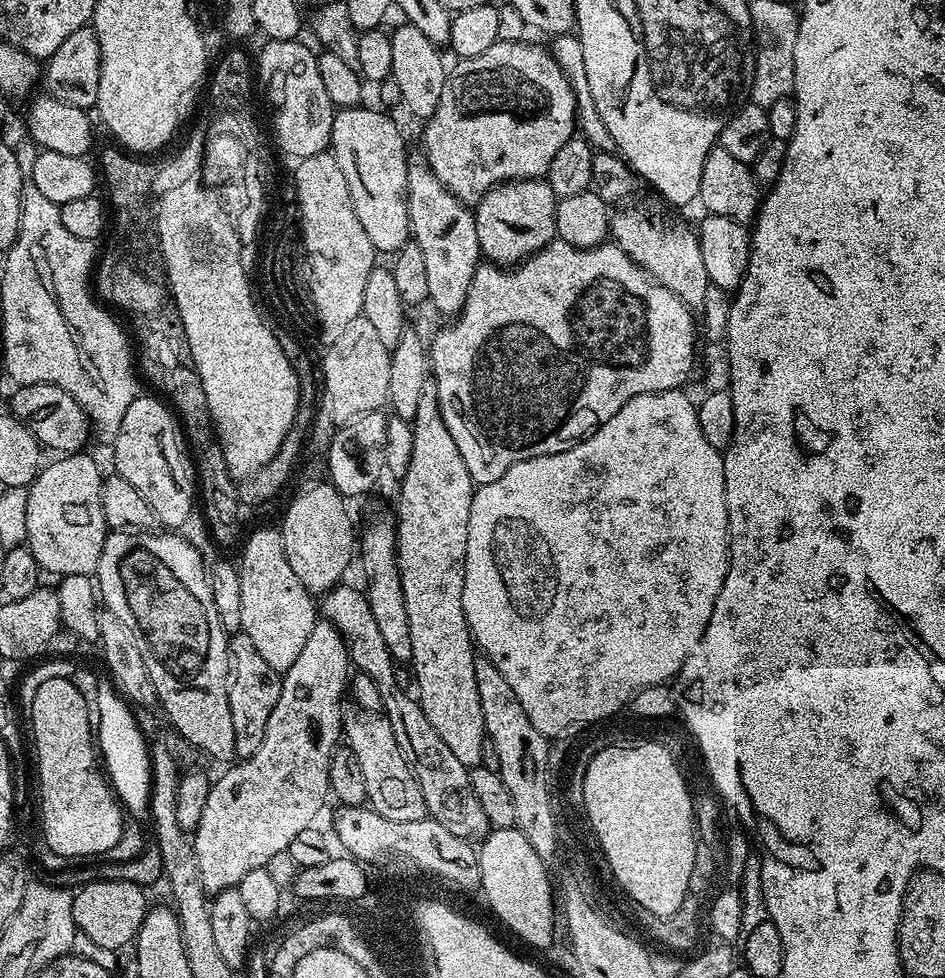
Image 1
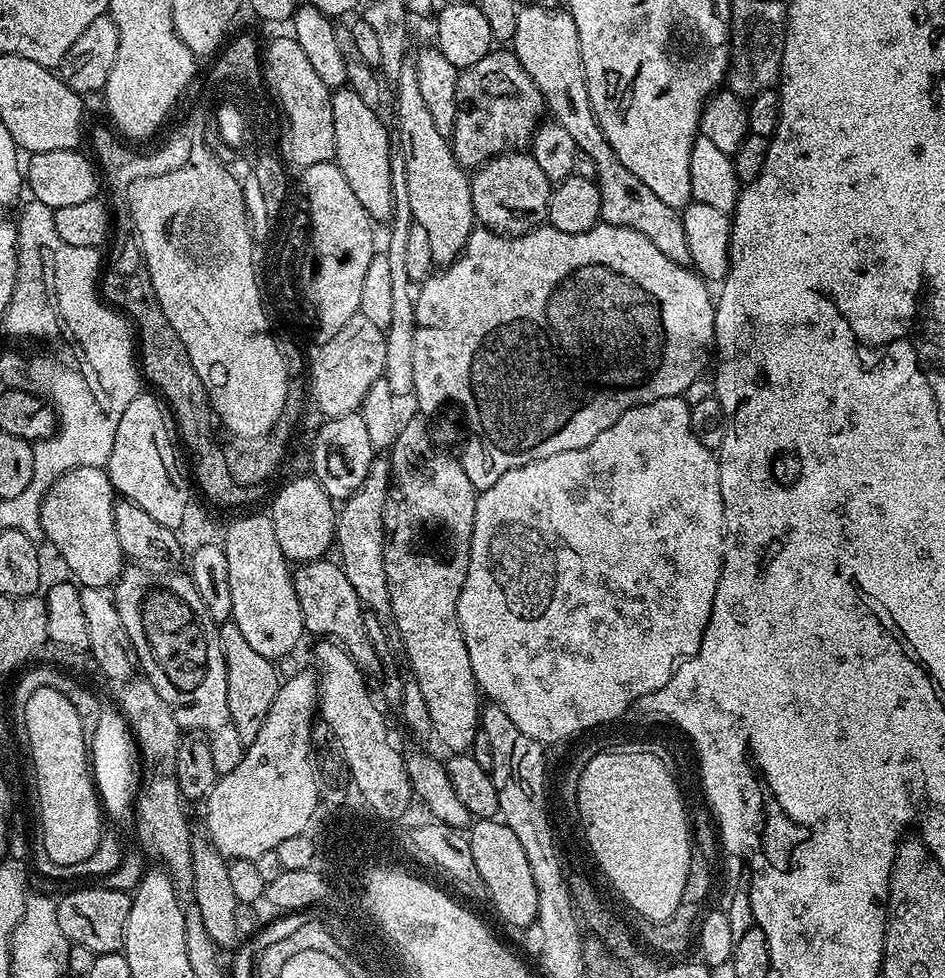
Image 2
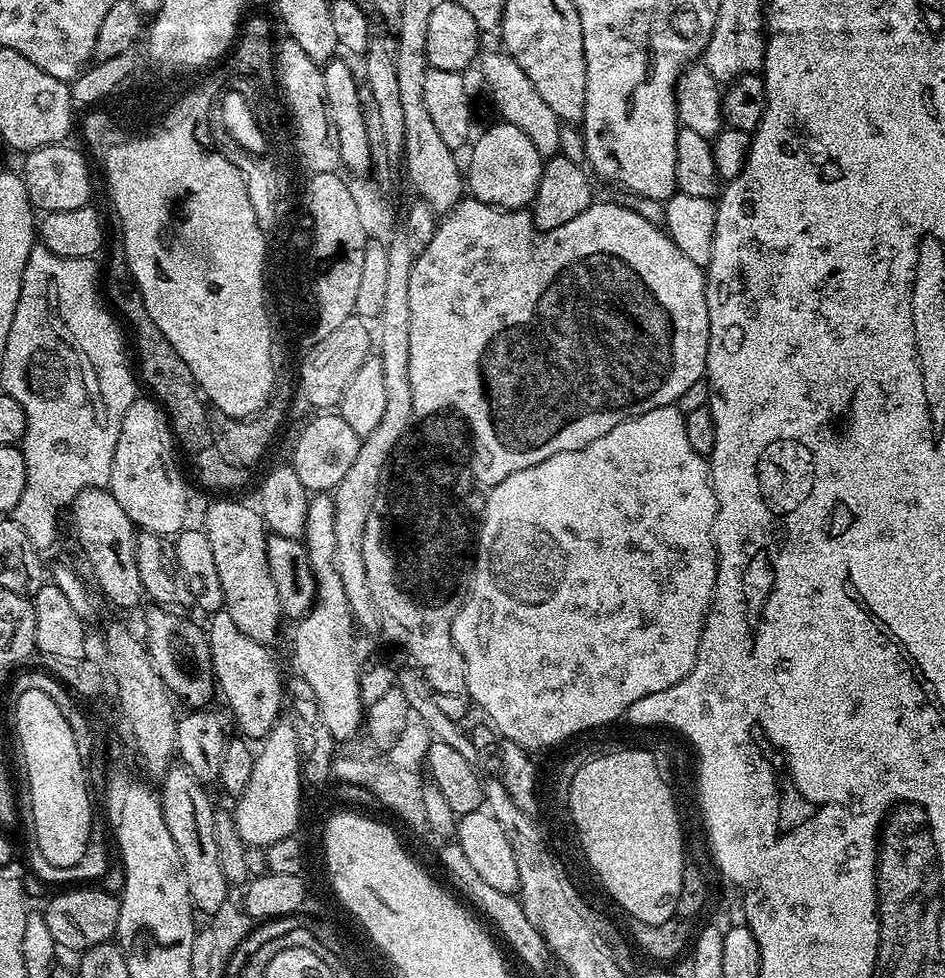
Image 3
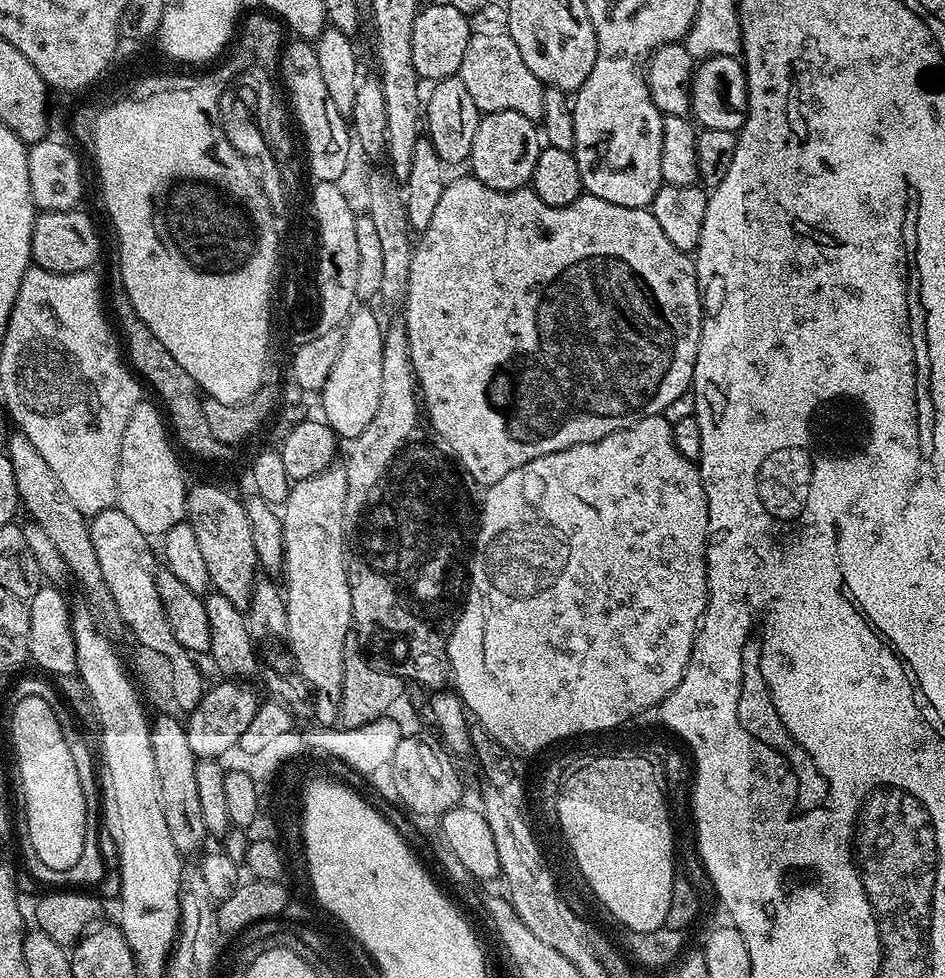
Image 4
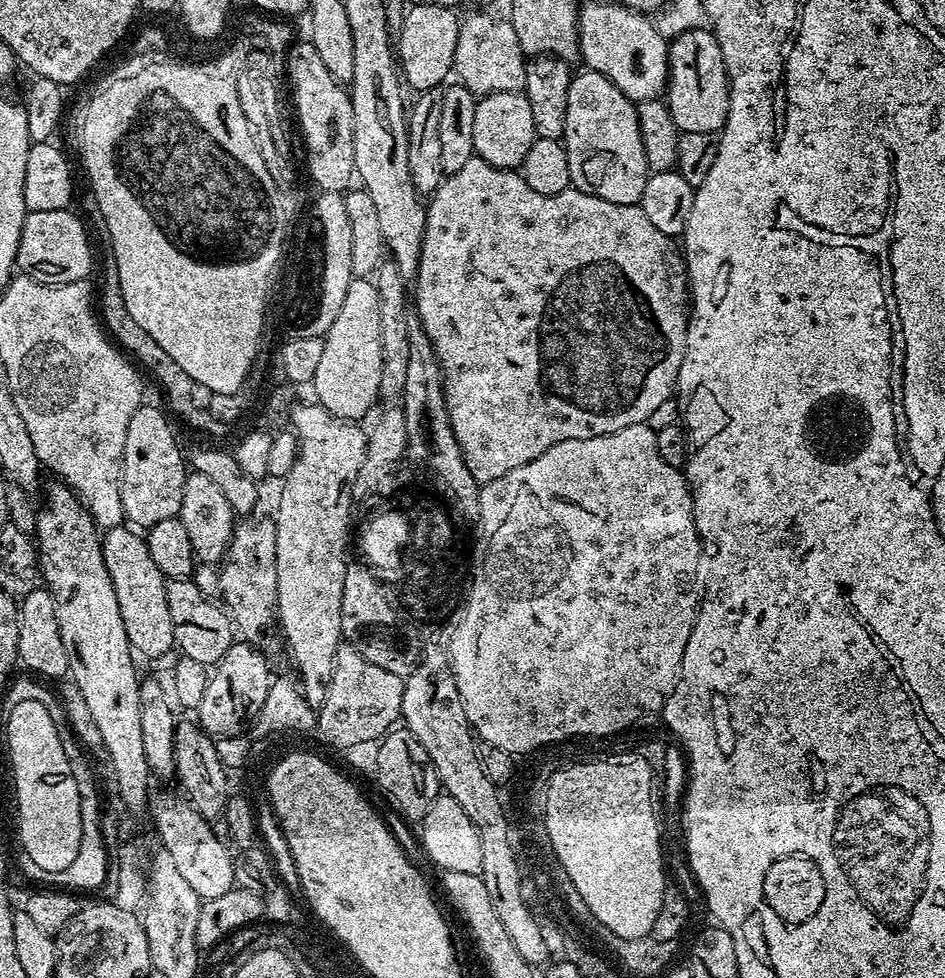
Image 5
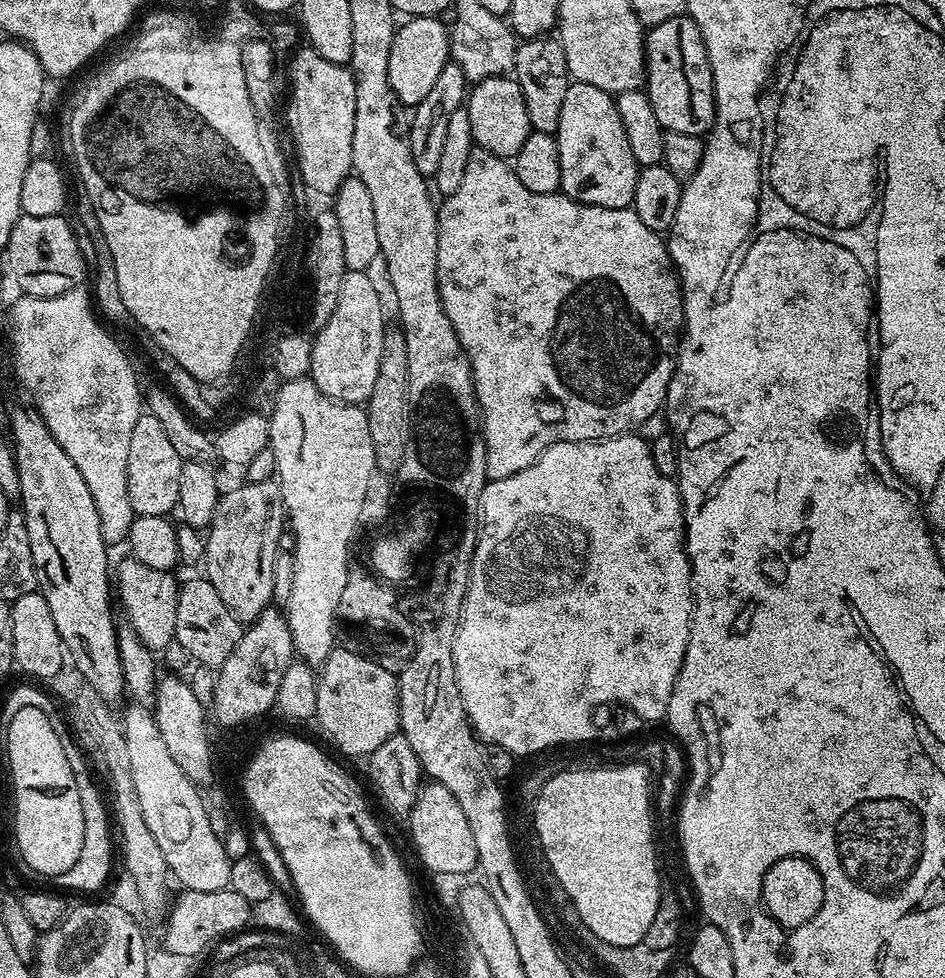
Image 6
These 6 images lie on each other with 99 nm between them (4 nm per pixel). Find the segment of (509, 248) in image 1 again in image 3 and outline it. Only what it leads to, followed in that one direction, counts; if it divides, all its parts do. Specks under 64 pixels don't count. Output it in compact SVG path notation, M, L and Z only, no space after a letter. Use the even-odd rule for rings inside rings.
M503 122L495 123L490 125L480 137L477 135L471 141L472 153L468 156L468 164L466 160L467 191L470 193L471 199L480 200L483 204L489 204L495 208L527 209L538 194L538 184L542 182L545 157L540 156L538 150L534 150L534 142L530 142L530 138L526 138L526 134L522 134L522 130L518 130L518 126Z

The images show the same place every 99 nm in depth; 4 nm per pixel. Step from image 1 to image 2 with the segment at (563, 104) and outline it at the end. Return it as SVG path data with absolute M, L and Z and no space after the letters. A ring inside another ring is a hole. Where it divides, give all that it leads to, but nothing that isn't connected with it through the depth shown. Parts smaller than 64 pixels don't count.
M493 50L482 62L463 69L456 78L456 117L450 133L452 152L465 170L475 170L485 160L531 145L540 115L545 115L544 95L508 50Z

